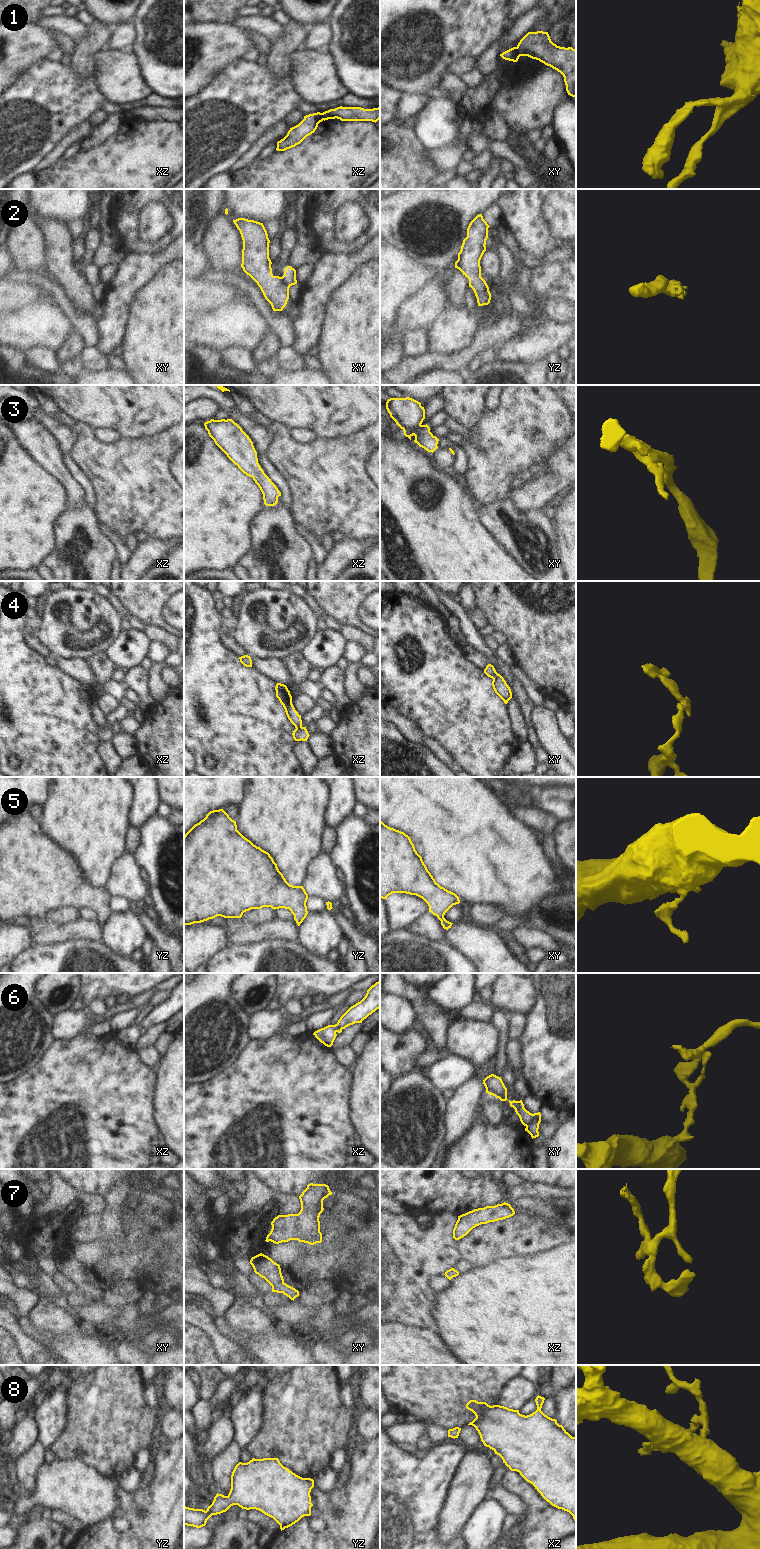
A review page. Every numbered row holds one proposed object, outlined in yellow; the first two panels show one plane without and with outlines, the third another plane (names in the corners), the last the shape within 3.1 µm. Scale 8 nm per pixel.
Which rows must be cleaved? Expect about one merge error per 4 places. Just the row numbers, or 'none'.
1, 6

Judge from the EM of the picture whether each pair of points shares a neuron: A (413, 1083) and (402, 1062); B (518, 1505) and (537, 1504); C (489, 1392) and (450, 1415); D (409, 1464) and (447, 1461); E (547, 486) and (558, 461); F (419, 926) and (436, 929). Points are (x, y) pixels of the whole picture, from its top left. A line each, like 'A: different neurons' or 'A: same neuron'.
A: different neurons
B: different neurons
C: same neuron
D: same neuron
E: same neuron
F: same neuron

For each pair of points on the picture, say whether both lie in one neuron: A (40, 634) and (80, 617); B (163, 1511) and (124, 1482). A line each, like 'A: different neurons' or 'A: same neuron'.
A: same neuron
B: different neurons

